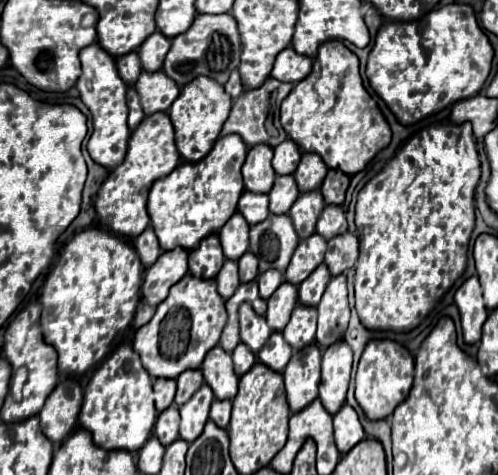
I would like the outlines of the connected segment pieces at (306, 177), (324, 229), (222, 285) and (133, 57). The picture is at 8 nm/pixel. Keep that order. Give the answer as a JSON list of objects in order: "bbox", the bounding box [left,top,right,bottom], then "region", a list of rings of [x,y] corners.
[{"bbox":[294,153,328,193],"region":[[[304,153],[302,159],[300,159],[300,165],[298,165],[296,173],[294,173],[294,179],[298,183],[300,193],[320,189],[326,173],[328,173],[328,167],[322,163],[320,155]]]},{"bbox":[316,205,348,239],"region":[[[326,205],[318,223],[316,223],[316,231],[324,237],[324,239],[332,239],[336,235],[342,235],[348,231],[348,223],[346,223],[346,215],[342,211],[342,207],[338,205]]]},{"bbox":[216,261,240,299],"region":[[[226,261],[224,267],[222,267],[222,271],[216,277],[216,283],[218,283],[218,293],[224,299],[230,299],[234,295],[236,287],[240,285],[240,279],[238,279],[238,263],[236,261]]]},{"bbox":[116,53,142,85],"region":[[[136,53],[122,55],[122,57],[116,59],[116,63],[118,63],[118,73],[120,73],[122,81],[128,83],[128,85],[134,85],[136,79],[138,79],[138,75],[140,75],[140,71],[142,71],[138,55]]]}]

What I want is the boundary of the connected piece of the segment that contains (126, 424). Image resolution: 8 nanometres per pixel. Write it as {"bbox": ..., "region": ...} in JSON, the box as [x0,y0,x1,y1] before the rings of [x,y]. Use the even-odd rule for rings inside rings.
{"bbox":[80,345,158,451],"region":[[[120,345],[108,359],[94,371],[80,409],[80,425],[92,433],[94,443],[106,451],[124,449],[138,451],[152,435],[158,411],[154,407],[152,379],[142,367],[138,353],[130,345]]]}

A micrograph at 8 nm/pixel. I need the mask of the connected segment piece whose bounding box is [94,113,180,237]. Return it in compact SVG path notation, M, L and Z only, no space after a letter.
M154 113L144 117L144 121L138 125L138 129L132 133L128 141L126 159L122 161L122 165L110 171L108 179L102 183L98 191L94 203L98 221L114 233L120 233L124 237L138 237L150 223L150 217L146 213L146 201L152 183L172 173L178 167L178 163L180 153L174 143L174 127L168 113Z

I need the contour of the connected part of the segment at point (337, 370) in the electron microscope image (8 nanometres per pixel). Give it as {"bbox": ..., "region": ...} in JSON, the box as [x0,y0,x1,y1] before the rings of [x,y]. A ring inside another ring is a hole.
{"bbox":[318,341,352,415],"region":[[[338,341],[324,351],[318,398],[330,415],[334,415],[346,401],[351,370],[352,350],[346,341]]]}

